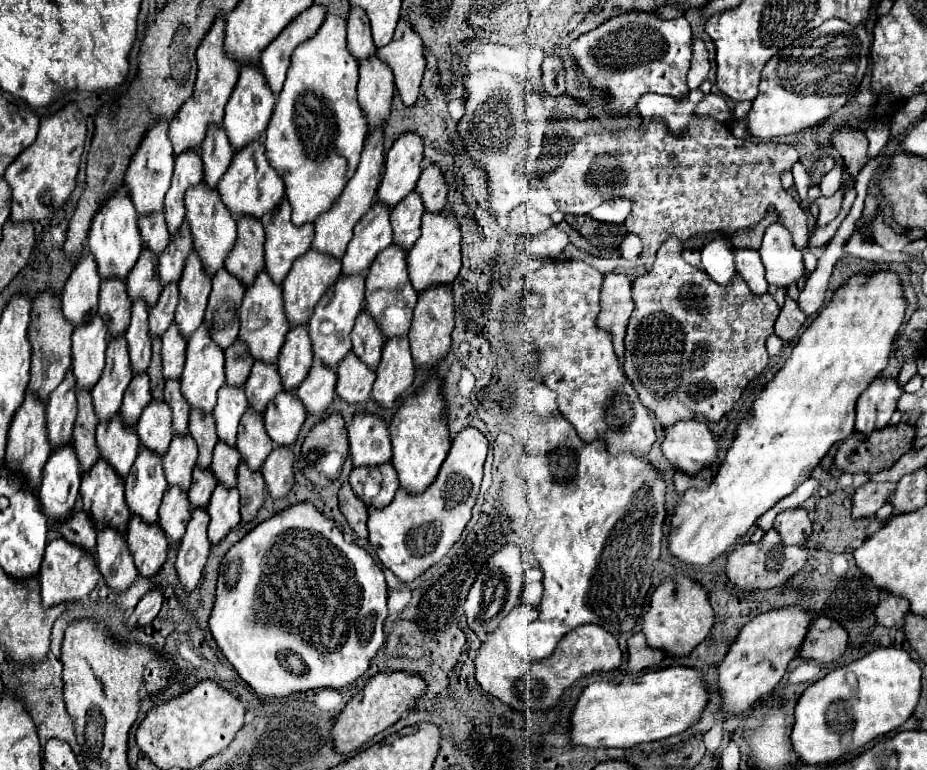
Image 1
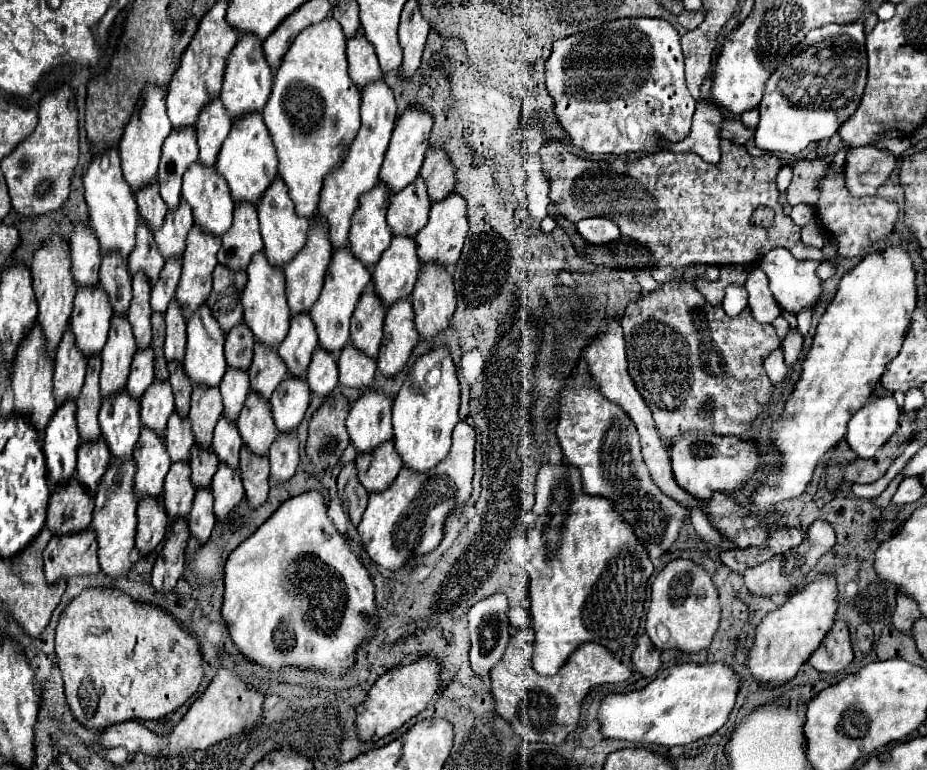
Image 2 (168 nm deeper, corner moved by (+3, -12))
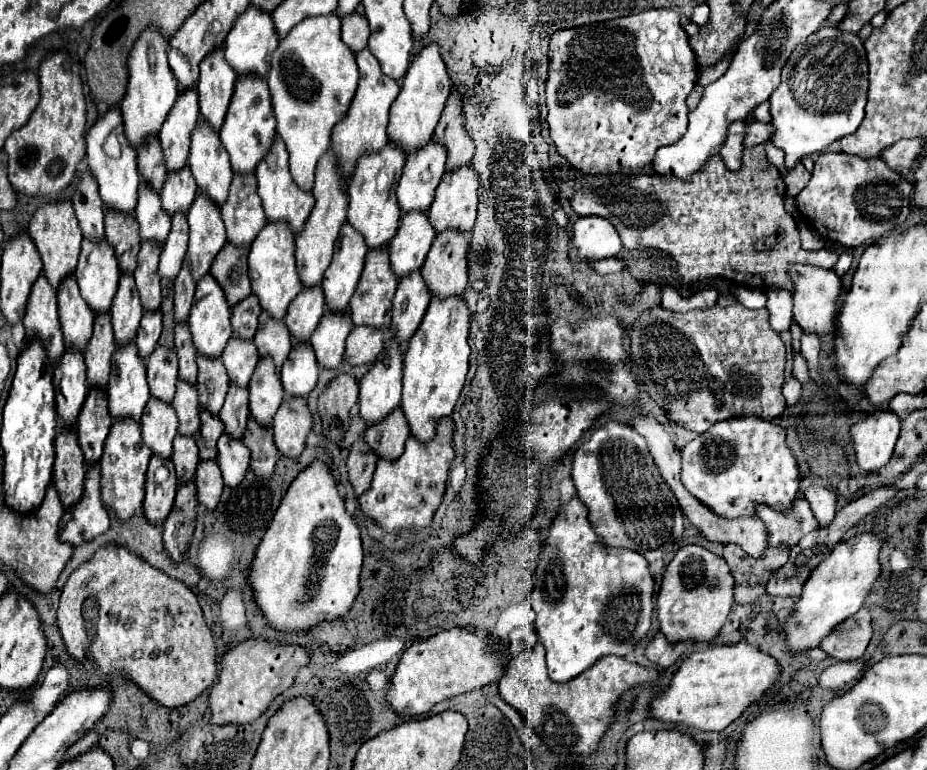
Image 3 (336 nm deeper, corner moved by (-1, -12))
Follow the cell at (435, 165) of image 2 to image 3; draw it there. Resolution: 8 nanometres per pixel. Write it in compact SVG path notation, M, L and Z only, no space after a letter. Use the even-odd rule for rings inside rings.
M451 89L449 99L445 103L443 115L435 127L435 137L441 141L449 153L447 171L471 161L473 157L473 141L465 129L465 115L463 105L457 105L457 91Z

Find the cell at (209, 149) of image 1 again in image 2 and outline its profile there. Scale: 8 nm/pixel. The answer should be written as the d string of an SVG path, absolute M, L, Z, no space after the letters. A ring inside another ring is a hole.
M213 101L205 113L201 113L197 121L197 145L199 145L199 163L205 167L215 167L217 155L223 147L231 131L229 117L225 117L225 109L221 109L221 101Z

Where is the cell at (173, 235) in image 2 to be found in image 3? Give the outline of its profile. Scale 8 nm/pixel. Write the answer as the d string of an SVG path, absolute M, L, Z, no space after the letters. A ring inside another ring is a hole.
M189 165L181 167L175 173L167 171L167 179L161 189L161 201L169 215L173 215L177 211L185 213L189 209L189 205L193 203L195 195L197 195L197 183L193 181L193 173L191 173Z

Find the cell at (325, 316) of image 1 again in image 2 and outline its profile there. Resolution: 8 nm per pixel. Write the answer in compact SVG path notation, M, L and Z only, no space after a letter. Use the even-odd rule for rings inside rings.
M345 247L345 253L333 253L323 291L317 303L313 305L313 309L309 311L309 317L315 323L319 335L319 347L325 349L327 353L335 355L349 343L349 319L369 281L371 281L371 273L363 265L357 265L353 257L349 257L349 247Z

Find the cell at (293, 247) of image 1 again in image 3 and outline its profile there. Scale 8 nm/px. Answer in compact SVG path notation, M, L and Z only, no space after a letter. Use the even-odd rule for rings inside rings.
M275 135L273 139L273 145L269 149L269 153L265 155L265 159L257 165L255 169L255 175L257 175L257 181L259 181L259 197L263 201L263 209L265 209L265 215L269 221L279 221L279 219L285 219L289 221L291 229L295 233L299 233L305 225L305 219L309 217L311 209L313 209L313 193L311 191L305 191L301 189L291 173L289 173L289 163L287 163L289 155L287 155L287 149L285 149L285 143L281 141L279 135Z

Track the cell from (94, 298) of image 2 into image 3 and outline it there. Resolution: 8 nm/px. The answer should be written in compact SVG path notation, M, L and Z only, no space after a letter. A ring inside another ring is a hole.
M83 239L75 275L81 295L85 295L89 307L95 313L109 311L121 275L115 249L105 239L101 241Z

